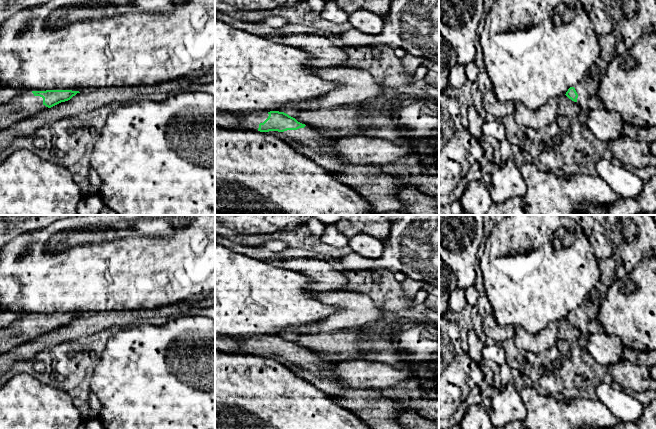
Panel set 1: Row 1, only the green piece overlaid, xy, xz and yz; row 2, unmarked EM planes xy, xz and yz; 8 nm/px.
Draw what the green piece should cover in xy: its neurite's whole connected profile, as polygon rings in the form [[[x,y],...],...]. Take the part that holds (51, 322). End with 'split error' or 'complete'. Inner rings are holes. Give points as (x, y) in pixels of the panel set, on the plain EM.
[[[46,314],[18,318],[0,329],[0,355],[45,333],[70,324],[79,315]]] | split error

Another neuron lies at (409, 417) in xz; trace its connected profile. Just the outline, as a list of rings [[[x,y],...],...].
[[[409,410],[401,412],[398,421],[403,429],[439,429],[439,424],[436,421],[424,418]]]

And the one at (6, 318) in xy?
[[[0,312],[0,329],[8,326],[19,317],[18,315],[11,312]]]

